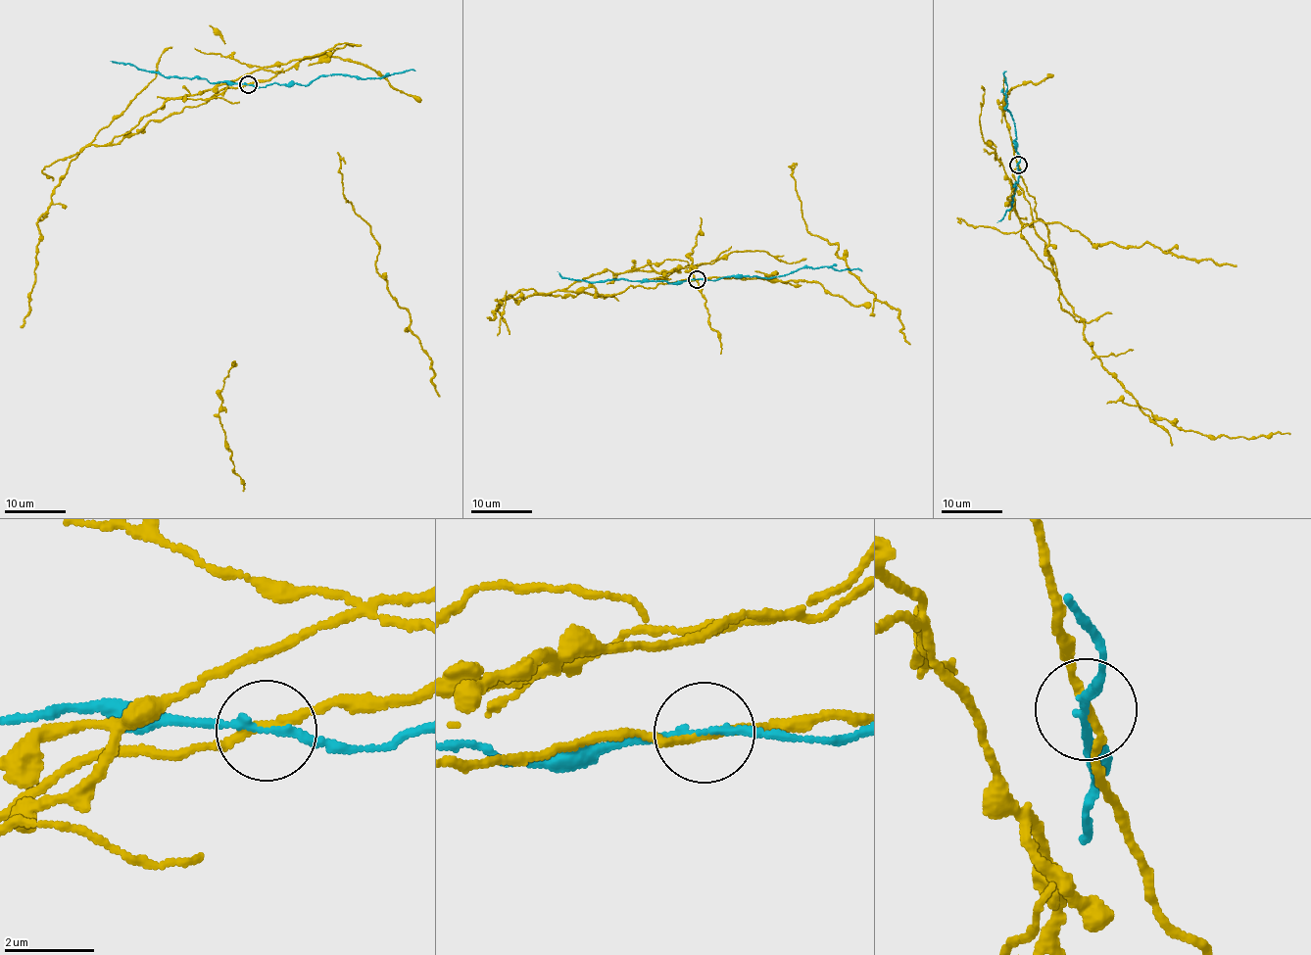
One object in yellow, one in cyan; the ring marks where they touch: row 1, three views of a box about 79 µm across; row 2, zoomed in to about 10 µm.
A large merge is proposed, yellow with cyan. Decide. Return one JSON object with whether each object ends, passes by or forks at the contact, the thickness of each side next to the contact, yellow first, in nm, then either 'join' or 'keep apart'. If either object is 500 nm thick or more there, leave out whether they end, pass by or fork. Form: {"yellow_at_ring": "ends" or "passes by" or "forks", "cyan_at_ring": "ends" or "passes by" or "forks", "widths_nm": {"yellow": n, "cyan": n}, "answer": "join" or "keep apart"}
{"yellow_at_ring": "passes by", "cyan_at_ring": "passes by", "widths_nm": {"yellow": 180, "cyan": 160}, "answer": "keep apart"}

